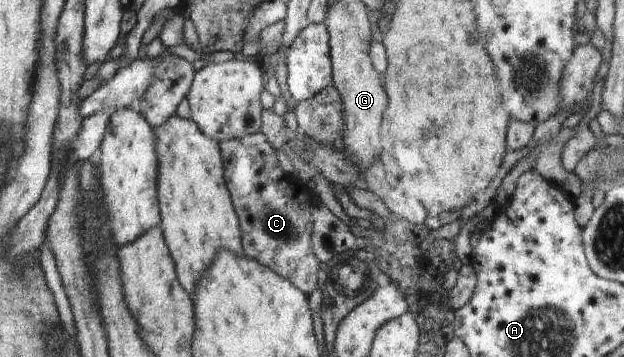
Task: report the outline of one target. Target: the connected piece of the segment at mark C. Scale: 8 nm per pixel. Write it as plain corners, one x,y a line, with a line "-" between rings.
261,131
244,138
233,138
229,143
221,143
220,150
225,151
225,159
229,159
228,190
231,192
235,210
239,213
244,255
269,266
273,271
291,280
302,292
311,294
319,281
317,273
319,269
323,269
311,249
311,229
314,222
312,211
320,203
319,195
311,187
299,188
299,184
311,186
308,182
299,180
298,183
293,183
285,179
273,147
269,147

